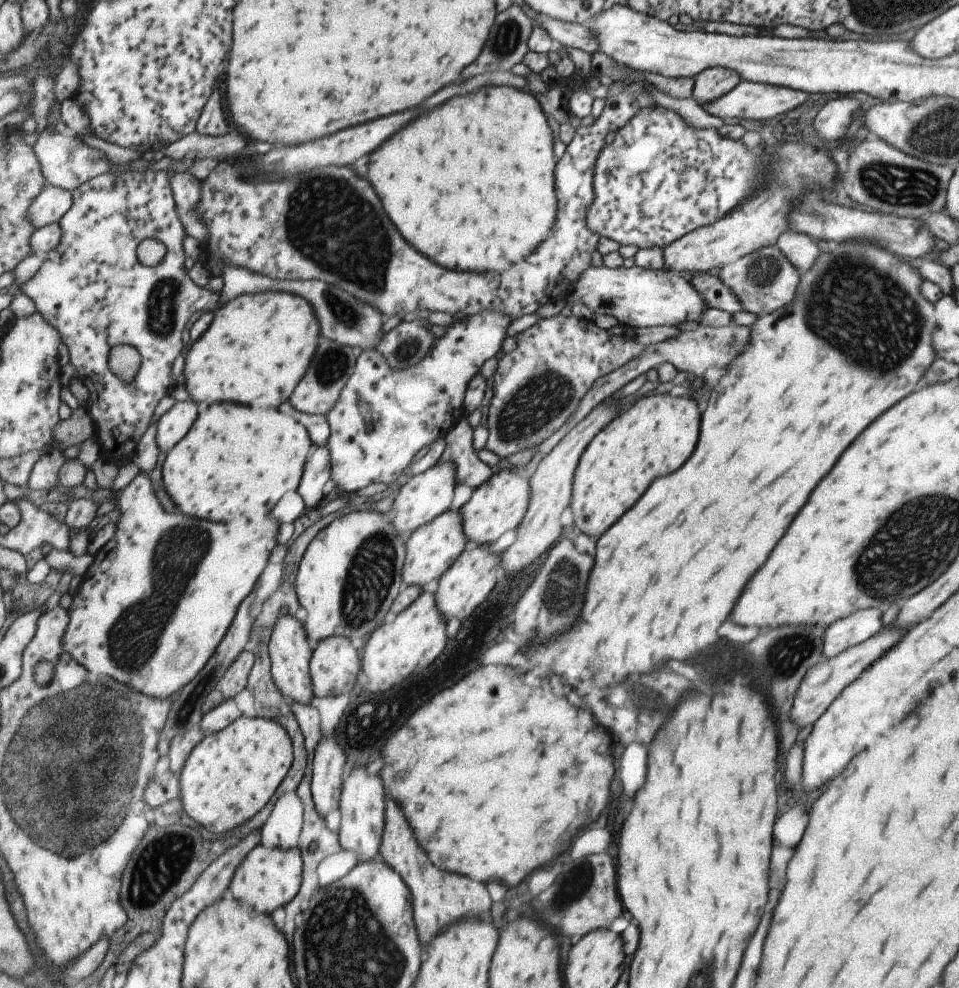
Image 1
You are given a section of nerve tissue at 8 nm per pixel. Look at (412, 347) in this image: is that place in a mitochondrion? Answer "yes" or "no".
yes

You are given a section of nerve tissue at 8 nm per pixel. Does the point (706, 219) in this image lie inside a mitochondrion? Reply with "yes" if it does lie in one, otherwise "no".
no

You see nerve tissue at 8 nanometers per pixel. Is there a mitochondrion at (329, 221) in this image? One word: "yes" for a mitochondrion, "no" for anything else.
yes

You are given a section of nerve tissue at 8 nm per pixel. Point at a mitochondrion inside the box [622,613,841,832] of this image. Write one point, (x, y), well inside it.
(779, 660)

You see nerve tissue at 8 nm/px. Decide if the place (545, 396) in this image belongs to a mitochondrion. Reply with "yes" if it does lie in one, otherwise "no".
yes

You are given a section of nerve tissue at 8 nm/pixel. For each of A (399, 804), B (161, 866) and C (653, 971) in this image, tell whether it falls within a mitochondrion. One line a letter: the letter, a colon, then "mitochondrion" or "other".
A: other
B: mitochondrion
C: other

